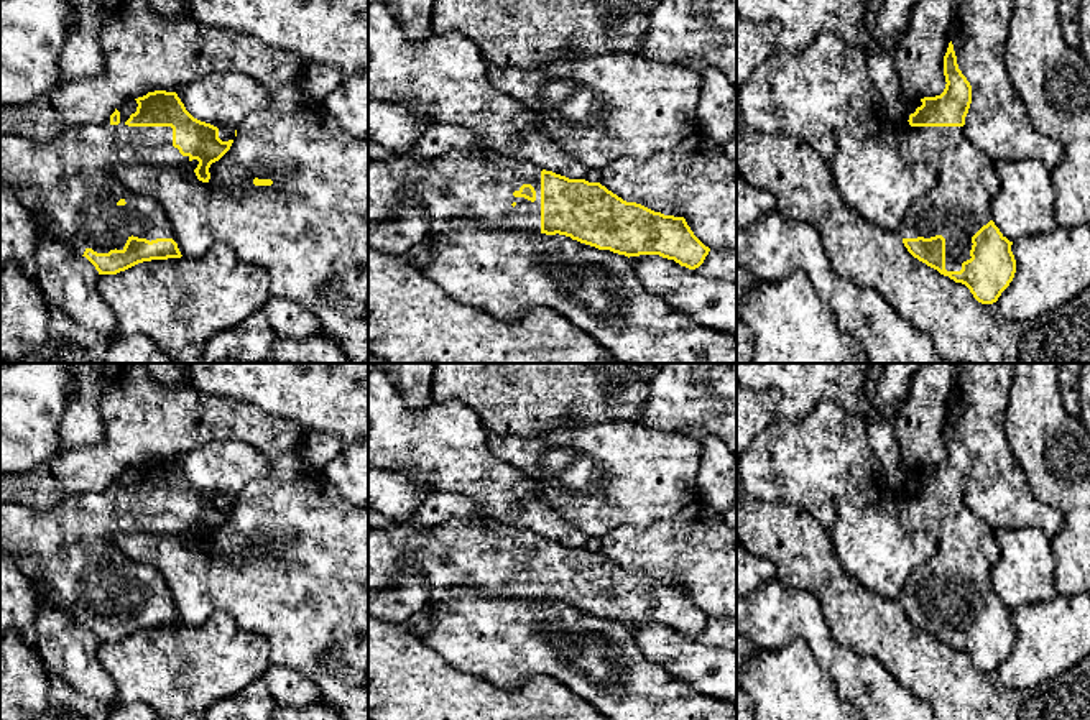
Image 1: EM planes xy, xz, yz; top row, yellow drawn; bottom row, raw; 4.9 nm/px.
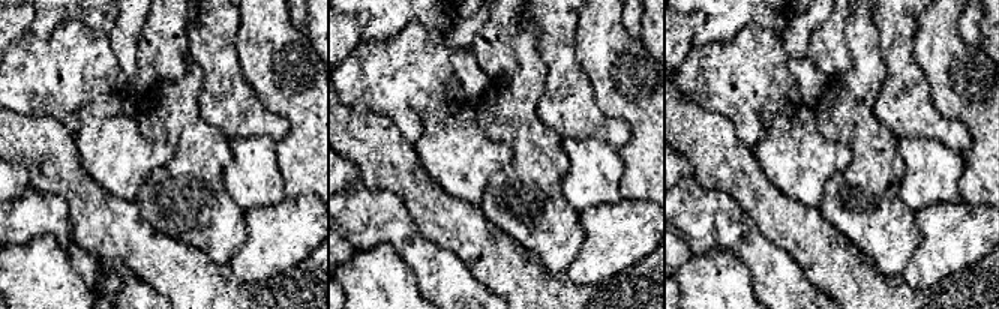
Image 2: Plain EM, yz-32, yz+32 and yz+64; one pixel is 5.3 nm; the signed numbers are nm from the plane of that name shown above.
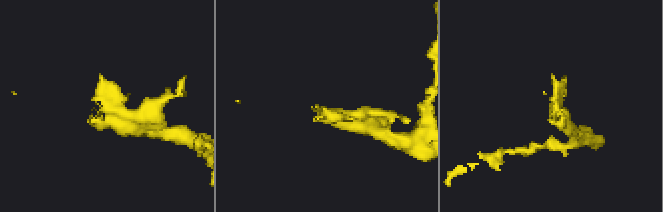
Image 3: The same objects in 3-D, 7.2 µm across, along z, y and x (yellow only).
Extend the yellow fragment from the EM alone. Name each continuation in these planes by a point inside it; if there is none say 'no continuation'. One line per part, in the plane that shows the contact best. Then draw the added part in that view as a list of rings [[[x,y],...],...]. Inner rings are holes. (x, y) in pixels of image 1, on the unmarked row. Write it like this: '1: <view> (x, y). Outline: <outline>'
1: yz (959, 572). Outline: [[[921,467],[911,468],[906,480],[894,490],[893,500],[903,526],[912,533],[931,534],[937,541],[937,551],[908,577],[898,602],[903,607],[942,603],[945,638],[960,639],[962,631],[972,626],[972,605],[991,588],[990,575],[1000,549],[995,529],[967,508],[963,495],[911,495],[909,483],[921,473]]]

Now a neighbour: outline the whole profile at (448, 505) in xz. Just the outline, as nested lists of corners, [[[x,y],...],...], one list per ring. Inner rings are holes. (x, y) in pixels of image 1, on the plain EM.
[[[437,492],[434,493],[434,523],[426,524],[424,516],[426,506],[421,505],[416,515],[401,524],[413,524],[414,528],[436,528],[452,521],[454,518],[472,521],[473,518],[480,516],[480,511],[478,505],[469,496],[462,496],[452,492]]]

